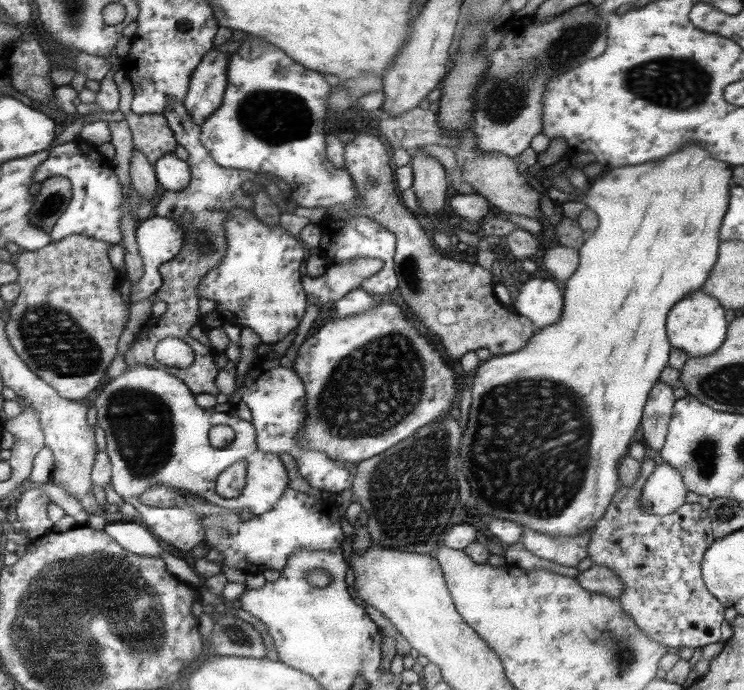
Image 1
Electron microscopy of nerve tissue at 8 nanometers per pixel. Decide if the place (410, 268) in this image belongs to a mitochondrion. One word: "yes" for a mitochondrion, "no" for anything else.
yes

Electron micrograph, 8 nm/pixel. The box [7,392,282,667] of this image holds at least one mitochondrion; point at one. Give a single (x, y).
(149, 639)

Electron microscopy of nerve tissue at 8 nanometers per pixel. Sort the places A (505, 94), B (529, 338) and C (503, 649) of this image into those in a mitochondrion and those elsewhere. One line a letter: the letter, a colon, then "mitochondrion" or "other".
A: mitochondrion
B: other
C: other

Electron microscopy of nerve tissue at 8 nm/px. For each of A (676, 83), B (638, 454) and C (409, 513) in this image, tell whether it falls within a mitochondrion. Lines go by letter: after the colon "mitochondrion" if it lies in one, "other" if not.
A: mitochondrion
B: other
C: mitochondrion

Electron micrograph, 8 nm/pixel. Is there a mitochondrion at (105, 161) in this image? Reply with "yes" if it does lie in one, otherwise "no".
no

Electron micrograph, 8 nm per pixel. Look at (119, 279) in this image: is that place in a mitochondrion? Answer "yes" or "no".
no

